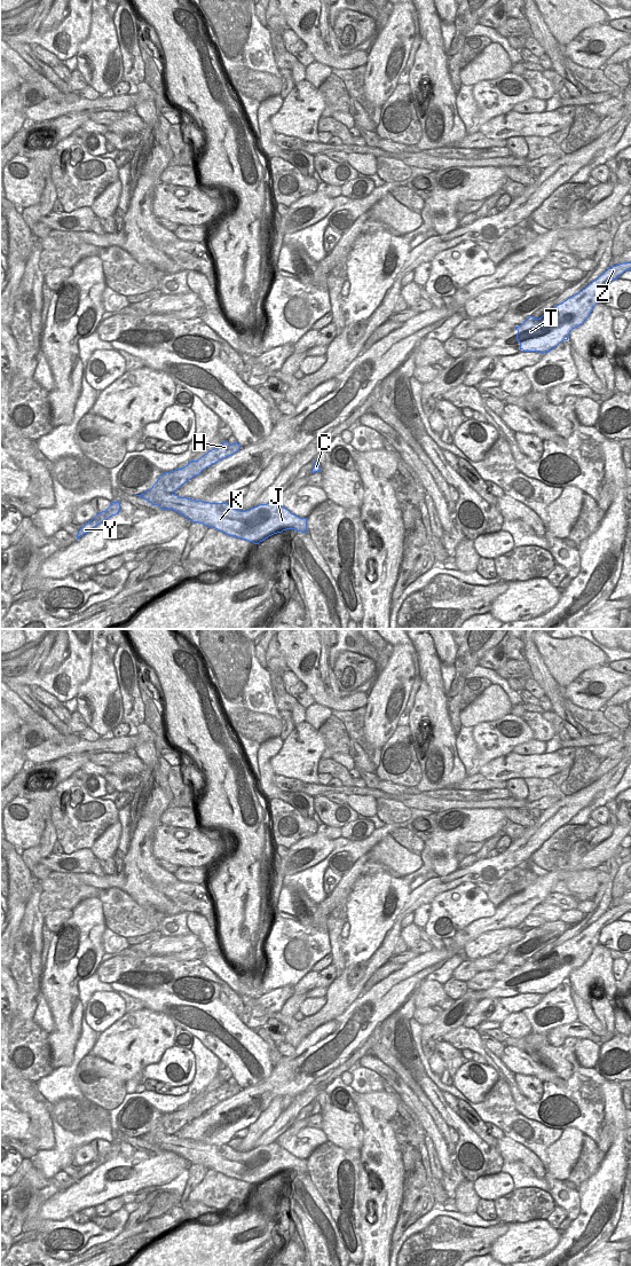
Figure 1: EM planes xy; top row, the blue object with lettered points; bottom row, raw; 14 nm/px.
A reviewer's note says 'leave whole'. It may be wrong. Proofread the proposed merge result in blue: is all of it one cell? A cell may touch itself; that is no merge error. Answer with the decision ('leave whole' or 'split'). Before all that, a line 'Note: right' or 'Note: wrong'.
Note: wrong
split

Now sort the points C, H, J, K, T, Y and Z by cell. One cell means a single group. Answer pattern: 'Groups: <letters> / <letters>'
Groups: C J K / H T Y Z

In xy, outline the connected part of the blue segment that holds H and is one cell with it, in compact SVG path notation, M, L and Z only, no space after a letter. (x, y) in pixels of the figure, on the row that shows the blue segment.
M224 441L202 456L198 461L191 461L182 469L163 473L151 489L135 496L150 495L153 492L175 493L187 481L196 475L199 475L203 470L226 457L234 455L240 448L242 447L238 442L230 445Z

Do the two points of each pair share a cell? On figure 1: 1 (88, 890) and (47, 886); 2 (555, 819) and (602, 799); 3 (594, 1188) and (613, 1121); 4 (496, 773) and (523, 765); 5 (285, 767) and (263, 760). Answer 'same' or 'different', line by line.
1: different
2: different
3: same
4: same
5: different

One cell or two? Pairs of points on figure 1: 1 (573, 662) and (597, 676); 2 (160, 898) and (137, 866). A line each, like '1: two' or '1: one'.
1: two
2: one

